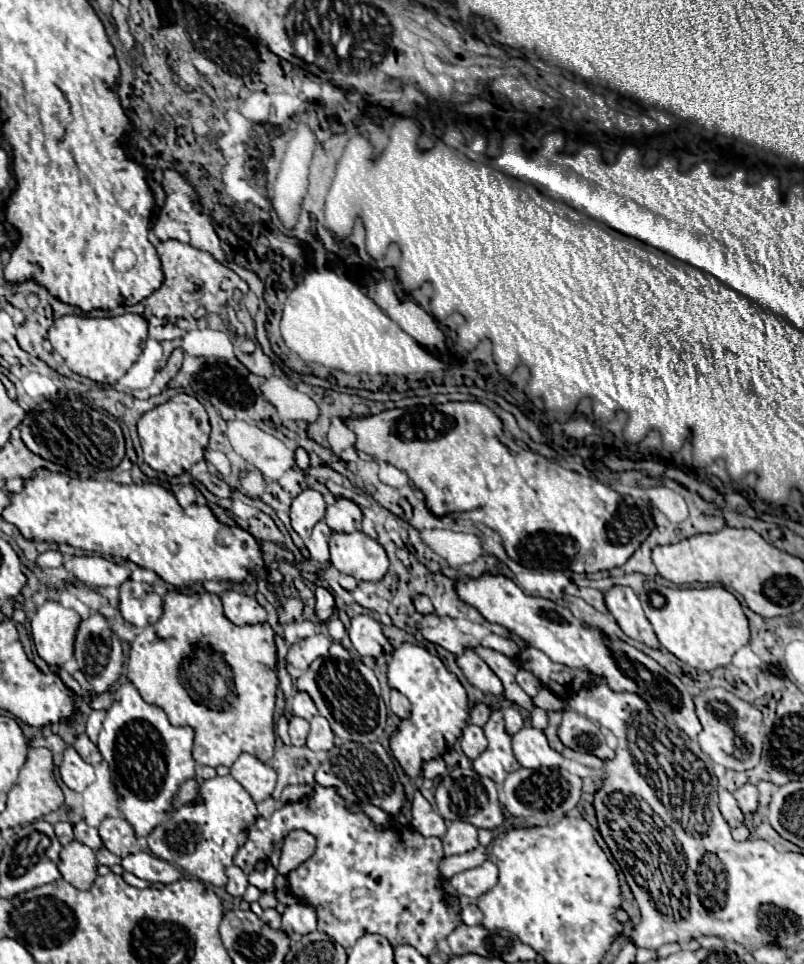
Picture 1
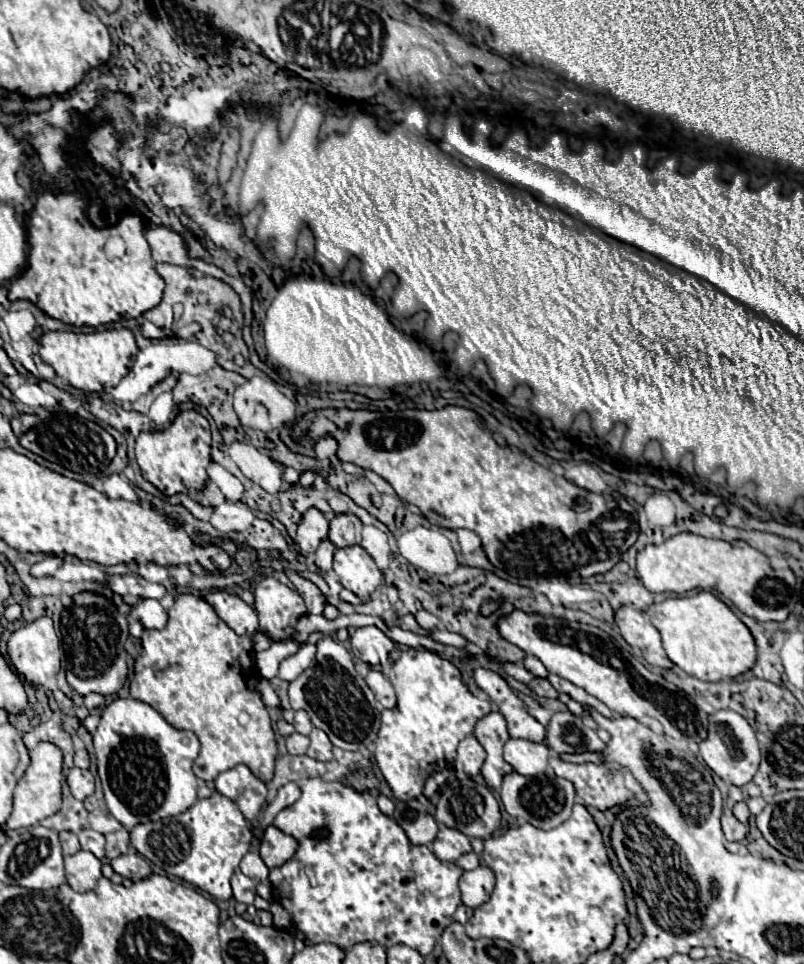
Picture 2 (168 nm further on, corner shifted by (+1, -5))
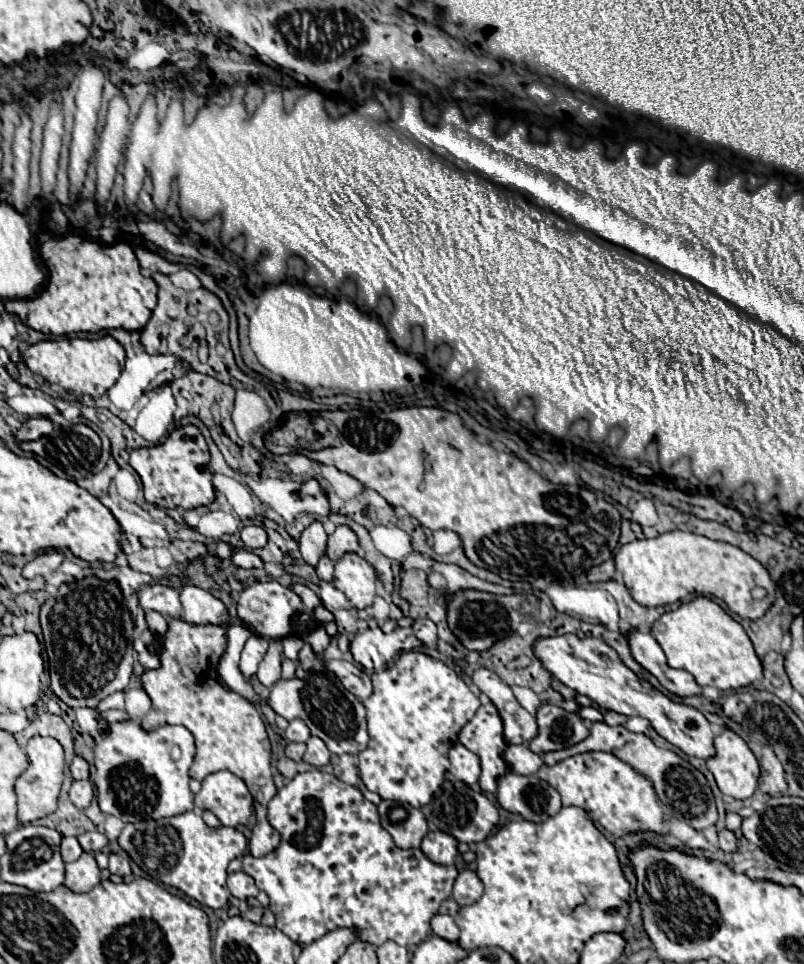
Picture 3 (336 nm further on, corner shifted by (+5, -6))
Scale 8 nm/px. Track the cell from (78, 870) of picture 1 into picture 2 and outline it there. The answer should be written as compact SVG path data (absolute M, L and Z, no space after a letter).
M79 851L75 855L65 857L65 871L71 889L85 893L95 889L101 877L101 861L91 851Z

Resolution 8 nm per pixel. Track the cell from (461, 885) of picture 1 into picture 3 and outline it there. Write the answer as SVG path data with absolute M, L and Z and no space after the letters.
M471 868L461 870L453 884L453 900L459 906L469 906L475 904L481 896L483 896L483 882L479 880L477 872Z

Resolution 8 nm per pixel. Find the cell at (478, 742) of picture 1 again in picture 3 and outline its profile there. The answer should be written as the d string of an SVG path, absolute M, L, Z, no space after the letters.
M455 744L449 752L451 768L449 772L456 780L463 780L465 784L475 784L479 780L481 768L479 768L479 756L475 756L471 750L467 750L463 744Z

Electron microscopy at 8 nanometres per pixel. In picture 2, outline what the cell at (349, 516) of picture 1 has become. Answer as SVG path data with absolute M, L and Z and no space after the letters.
M343 513L343 515L335 515L331 519L331 531L329 531L329 541L343 549L343 547L351 547L351 545L359 545L361 543L361 527L363 523L351 515L351 513Z

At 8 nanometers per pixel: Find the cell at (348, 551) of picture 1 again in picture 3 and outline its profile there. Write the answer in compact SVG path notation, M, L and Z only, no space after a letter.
M355 552L335 562L333 586L341 590L353 608L365 608L375 598L375 568Z

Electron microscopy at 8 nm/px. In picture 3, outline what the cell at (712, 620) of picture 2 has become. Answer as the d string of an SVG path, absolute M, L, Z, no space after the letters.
M705 596L665 612L659 616L659 620L655 620L651 632L661 644L667 656L667 664L671 668L683 668L693 674L699 686L709 684L717 690L731 690L749 686L761 678L761 660L757 658L743 626L735 622L717 602Z

